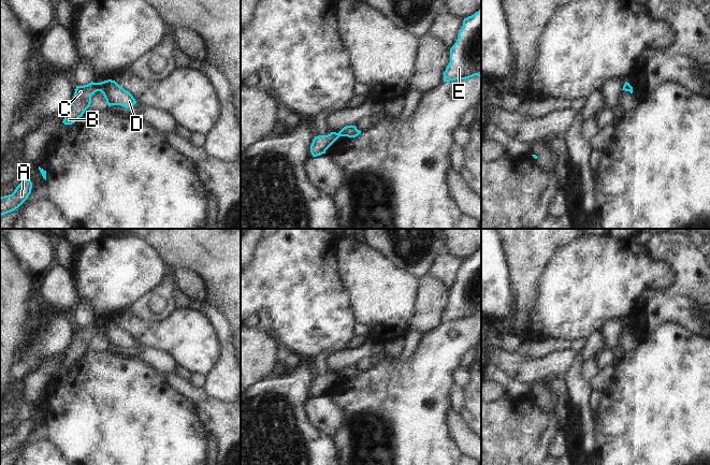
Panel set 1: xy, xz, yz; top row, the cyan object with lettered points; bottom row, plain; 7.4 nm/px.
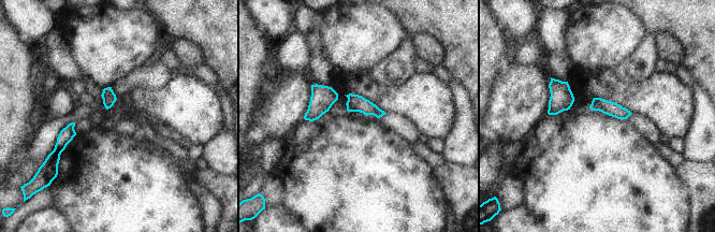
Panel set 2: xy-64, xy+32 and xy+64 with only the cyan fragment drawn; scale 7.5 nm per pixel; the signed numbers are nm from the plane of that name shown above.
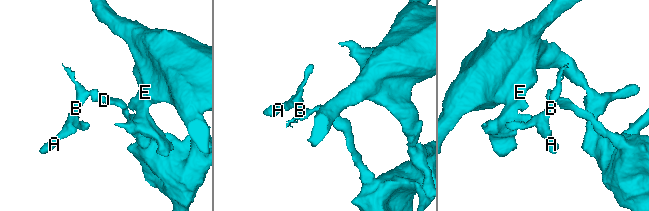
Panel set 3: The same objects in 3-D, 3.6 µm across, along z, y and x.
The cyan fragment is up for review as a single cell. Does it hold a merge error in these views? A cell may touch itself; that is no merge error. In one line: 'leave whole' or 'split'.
split

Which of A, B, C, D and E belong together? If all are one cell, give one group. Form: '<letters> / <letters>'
A B C / D E

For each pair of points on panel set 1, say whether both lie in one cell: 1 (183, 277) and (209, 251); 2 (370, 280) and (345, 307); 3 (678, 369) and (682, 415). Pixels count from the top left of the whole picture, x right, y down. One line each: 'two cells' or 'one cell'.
1: two cells
2: two cells
3: one cell

